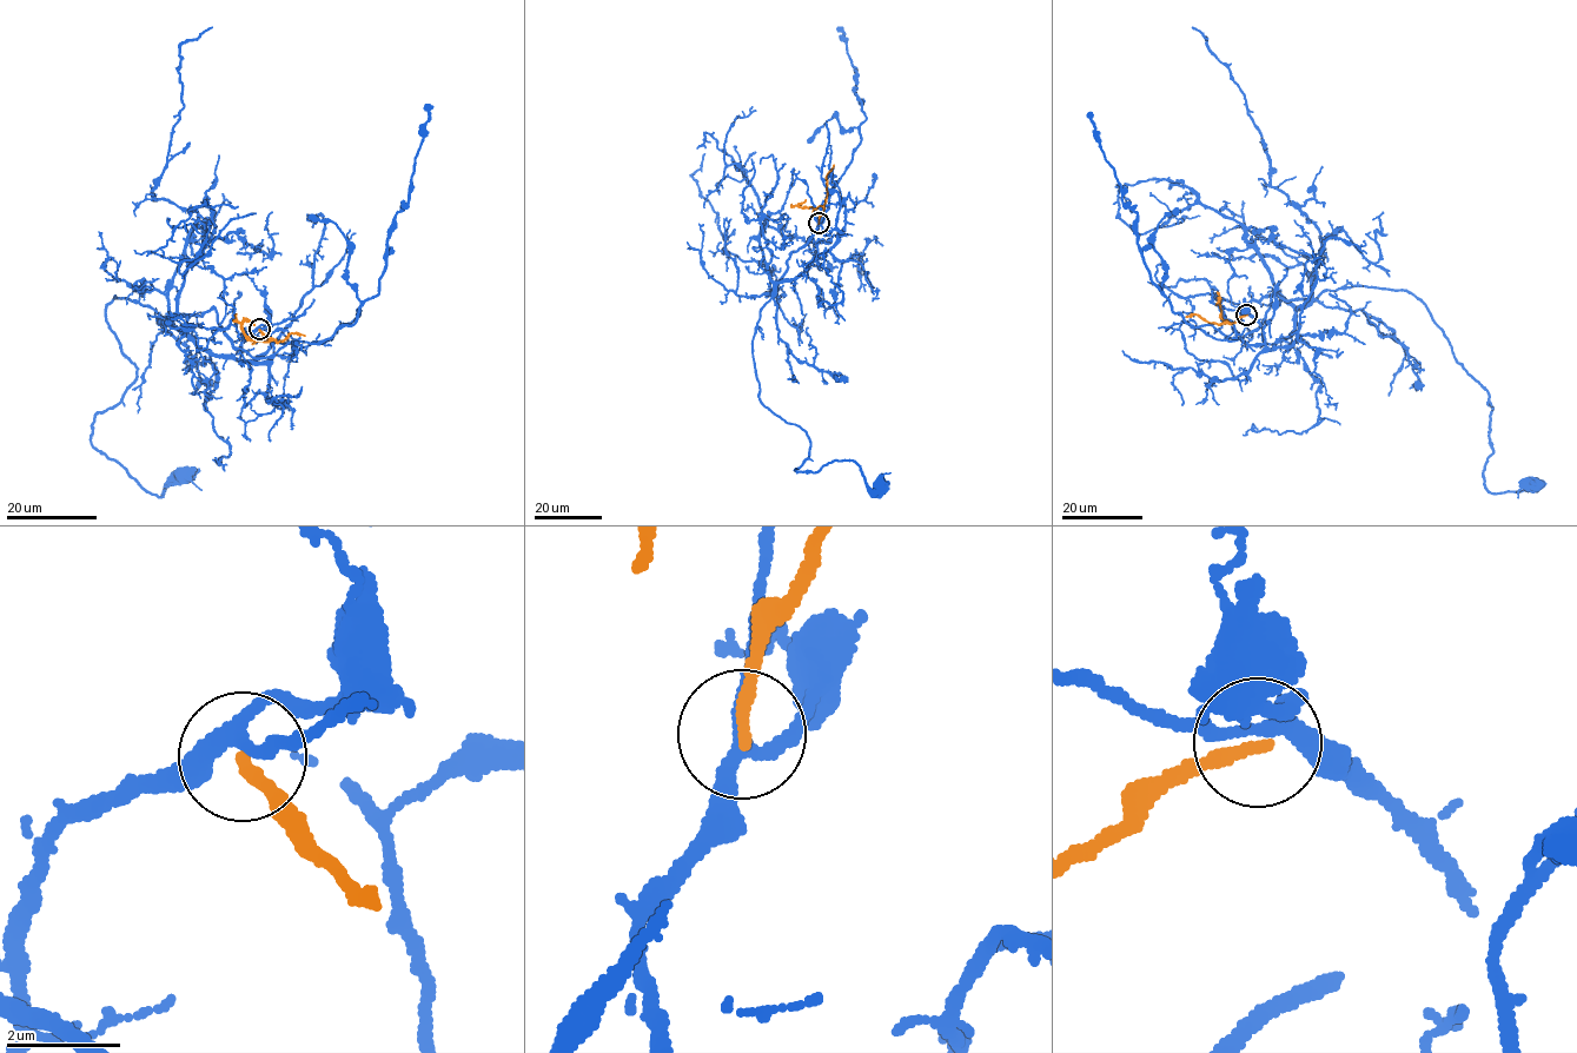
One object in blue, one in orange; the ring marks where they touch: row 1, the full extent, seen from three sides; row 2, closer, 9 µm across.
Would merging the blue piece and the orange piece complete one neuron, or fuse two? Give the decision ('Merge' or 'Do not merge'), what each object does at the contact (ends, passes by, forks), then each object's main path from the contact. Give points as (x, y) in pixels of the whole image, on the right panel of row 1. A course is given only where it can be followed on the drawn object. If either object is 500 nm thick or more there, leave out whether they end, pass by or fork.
Do not merge. At the ring blue forks. At the ring orange ends. Course of blue: (1246, 315), (1277, 344), (1324, 291), (1411, 292), (1488, 391), (1488, 490), (1534, 485). Course of orange: (1246, 315), (1232, 323), (1217, 324), (1194, 315), (1186, 317)

